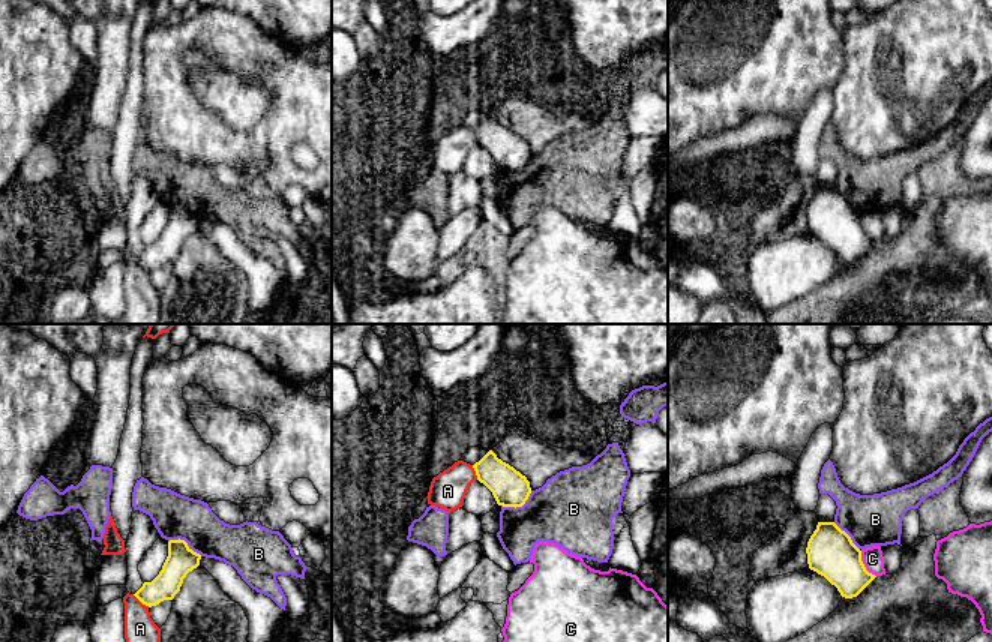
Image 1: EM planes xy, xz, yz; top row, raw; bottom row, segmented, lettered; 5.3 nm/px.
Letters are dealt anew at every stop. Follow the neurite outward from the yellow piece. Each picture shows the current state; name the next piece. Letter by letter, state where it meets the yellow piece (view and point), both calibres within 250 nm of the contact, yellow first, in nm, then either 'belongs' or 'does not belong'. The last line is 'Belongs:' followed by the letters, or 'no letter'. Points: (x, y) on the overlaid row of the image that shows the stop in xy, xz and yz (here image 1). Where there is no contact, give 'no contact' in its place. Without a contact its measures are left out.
A: meets yellow in xy at (141, 602); 150 nm thick on the yellow side, 160 nm on the other; does not belong
B: meets yellow in xy at (185, 542); 150 nm thick on the yellow side, 240 nm on the other; does not belong
C: meets yellow in yz at (863, 564); 260 nm thick on the yellow side, 120 nm on the other; does not belong
Belongs: no letter

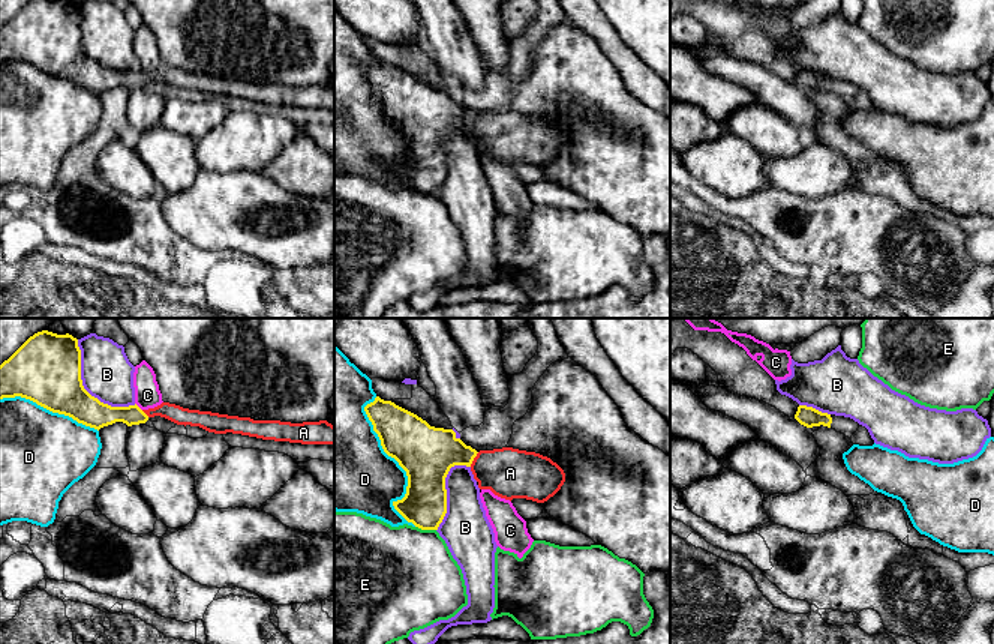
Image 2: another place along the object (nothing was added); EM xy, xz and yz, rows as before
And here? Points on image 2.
A: meets yellow in xz at (473, 460); 280 nm thick on the yellow side, 280 nm on the other; belongs
B: meets yellow in xy at (84, 389); 360 nm thick on the yellow side, 280 nm on the other; does not belong
C: meets yellow in xy at (138, 407); 150 nm thick on the yellow side, 140 nm on the other; does not belong
D: meets yellow in xz at (398, 461); 300 nm thick on the yellow side, 420 nm on the other; does not belong
E: meets yellow in xz at (426, 529); 240 nm thick on the yellow side, 480 nm on the other; does not belong
Belongs: A

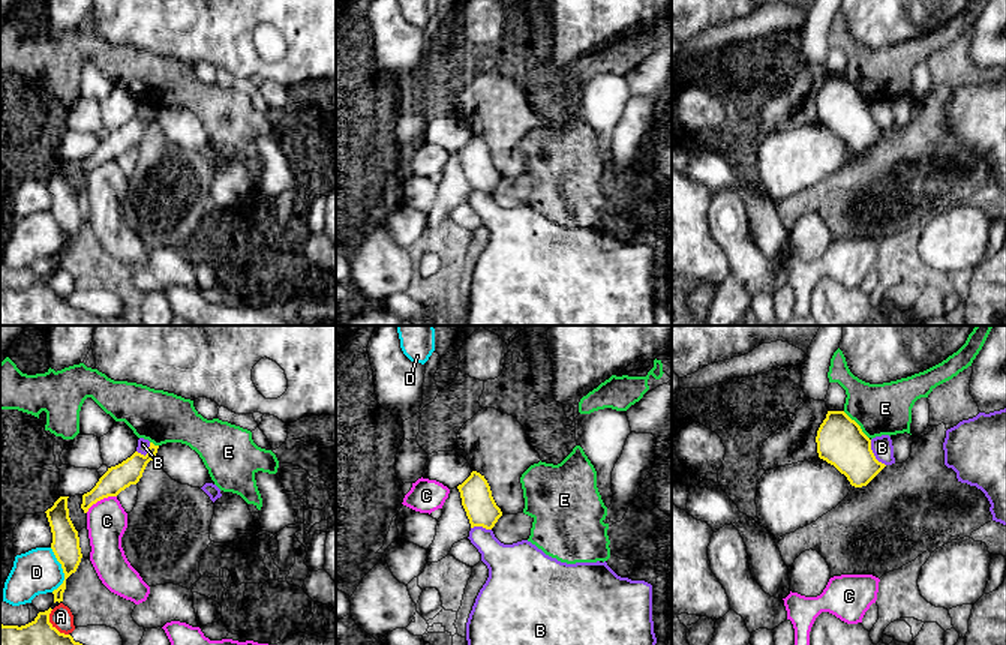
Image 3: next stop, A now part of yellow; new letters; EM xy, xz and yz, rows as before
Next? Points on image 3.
A: meets yellow in xy at (51, 624); 140 nm thick on the yellow side, 120 nm on the other; does not belong
B: meets yellow in yz at (873, 453); 260 nm thick on the yellow side, 120 nm on the other; does not belong
C: meets yellow in xy at (101, 498); 140 nm thick on the yellow side, 220 nm on the other; does not belong
D: meets yellow in xy at (63, 570); 150 nm thick on the yellow side, 240 nm on the other; does not belong
E: meets yellow in yz at (858, 425); 260 nm thick on the yellow side, 280 nm on the other; does not belong
Belongs: no letter

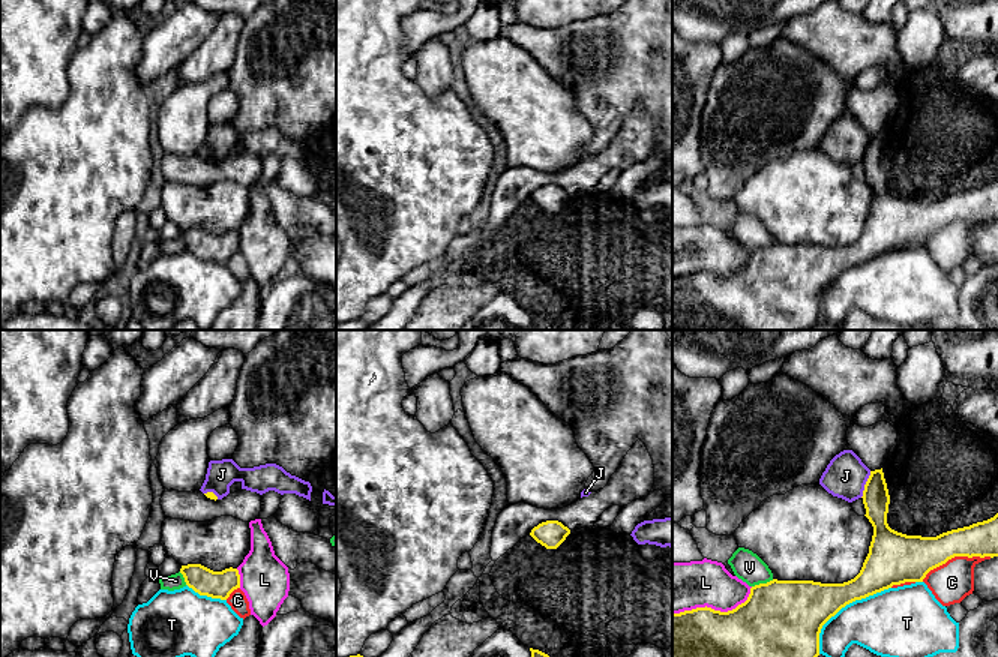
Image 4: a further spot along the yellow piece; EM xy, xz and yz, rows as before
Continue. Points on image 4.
C: meets yellow in yz at (955, 555); 260 nm thick on the yellow side, 220 nm on the other; does not belong
J: meets yellow in yz at (865, 485); 140 nm thick on the yellow side, 220 nm on the other; does not belong
L: meets yellow in yz at (715, 611); 320 nm thick on the yellow side, 280 nm on the other; does not belong
T: meets yellow in yz at (842, 606); 320 nm thick on the yellow side, 340 nm on the other; does not belong
V: meets yellow in yz at (763, 584); 420 nm thick on the yellow side, 160 nm on the other; does not belong
Belongs: no letter

